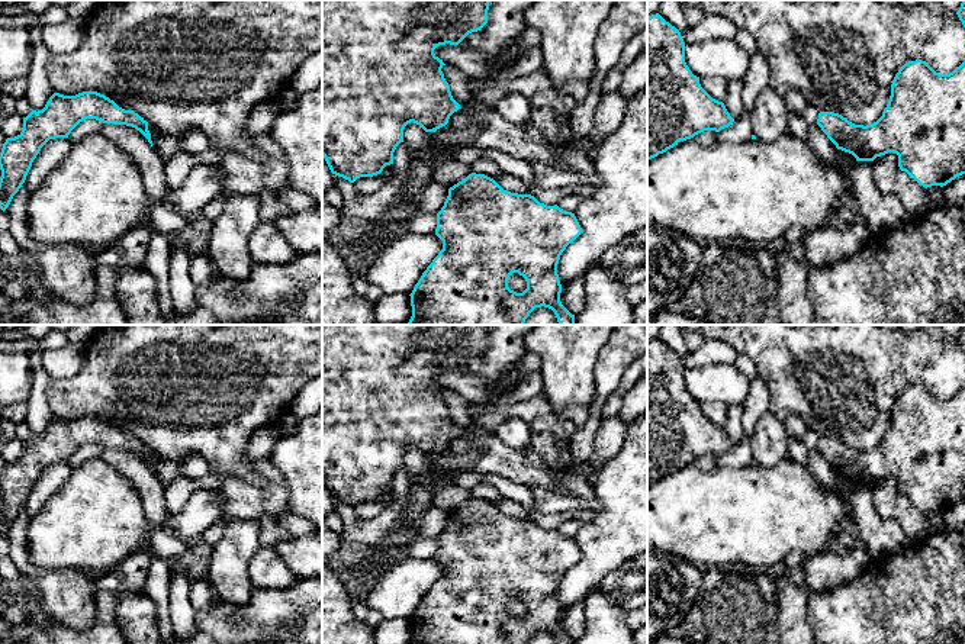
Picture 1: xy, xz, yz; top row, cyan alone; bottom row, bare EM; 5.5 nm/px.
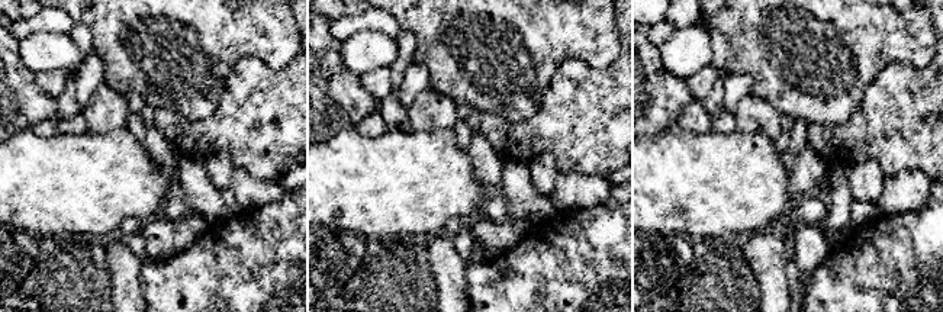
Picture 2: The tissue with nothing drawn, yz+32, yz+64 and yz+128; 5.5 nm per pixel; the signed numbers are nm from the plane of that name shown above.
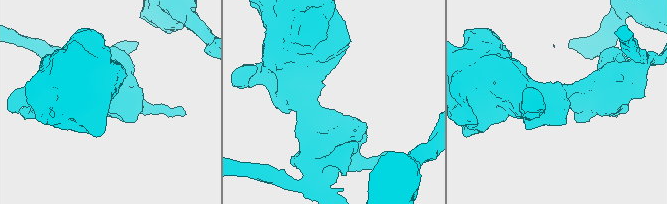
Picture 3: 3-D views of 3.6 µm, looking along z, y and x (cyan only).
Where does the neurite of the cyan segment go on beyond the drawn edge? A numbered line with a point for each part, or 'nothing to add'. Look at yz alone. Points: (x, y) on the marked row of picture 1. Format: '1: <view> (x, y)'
nothing to add

